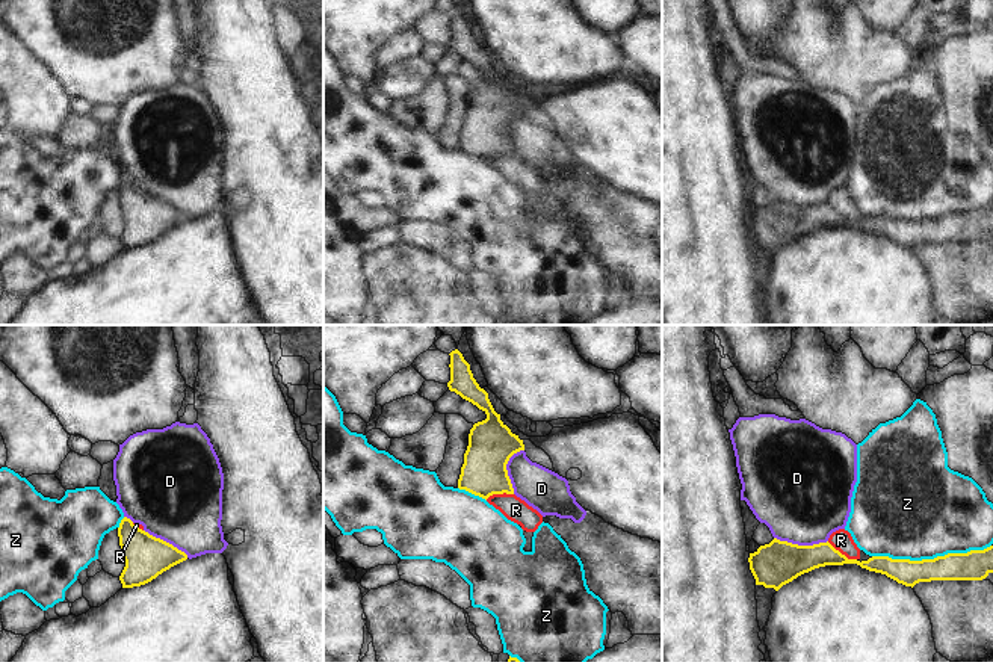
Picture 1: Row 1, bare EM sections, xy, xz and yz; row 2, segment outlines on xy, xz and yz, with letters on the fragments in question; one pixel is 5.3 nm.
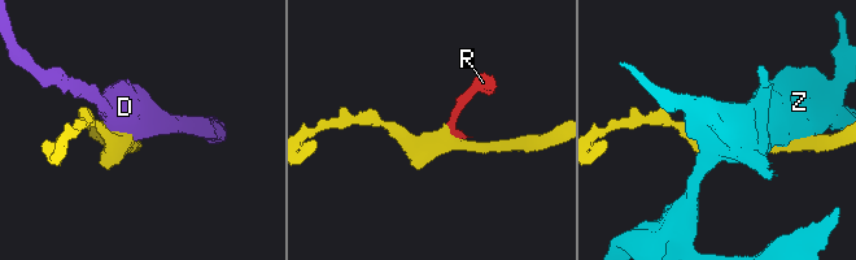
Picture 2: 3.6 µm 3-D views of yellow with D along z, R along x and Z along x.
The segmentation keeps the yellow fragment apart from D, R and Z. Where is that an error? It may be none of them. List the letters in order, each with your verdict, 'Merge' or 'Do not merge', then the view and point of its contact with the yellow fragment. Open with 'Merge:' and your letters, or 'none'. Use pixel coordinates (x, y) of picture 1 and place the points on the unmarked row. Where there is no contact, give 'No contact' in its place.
Merge: none
D: Do not merge. Touches yellow at yz (801, 207)
R: Do not merge. Touches yellow at yz (841, 215)
Z: Do not merge. Touches yellow at yz (931, 221)

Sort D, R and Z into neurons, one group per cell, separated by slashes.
D / R / Z

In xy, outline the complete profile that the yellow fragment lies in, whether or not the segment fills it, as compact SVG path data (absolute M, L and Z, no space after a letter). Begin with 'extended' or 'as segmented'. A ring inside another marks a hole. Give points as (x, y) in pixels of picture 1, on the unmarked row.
as segmented; M127 178L119 184L118 198L125 222L119 237L122 249L145 246L187 221L184 213L136 189Z

